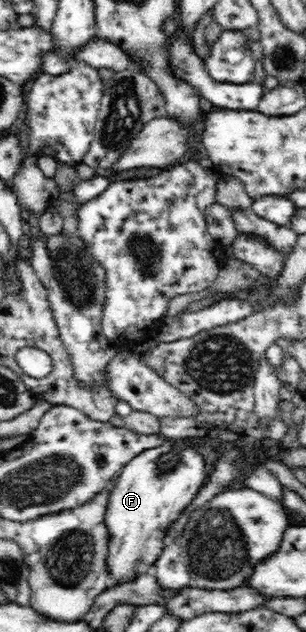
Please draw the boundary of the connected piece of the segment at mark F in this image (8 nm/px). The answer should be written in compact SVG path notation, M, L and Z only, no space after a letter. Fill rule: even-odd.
M185 437L180 439L169 438L159 445L144 449L143 452L132 457L122 468L110 490L110 502L107 504L106 525L110 529L110 549L107 561L109 573L119 580L115 586L121 586L141 574L152 573L154 564L166 547L164 536L172 522L191 504L193 497L202 487L207 476L203 456L187 444Z

